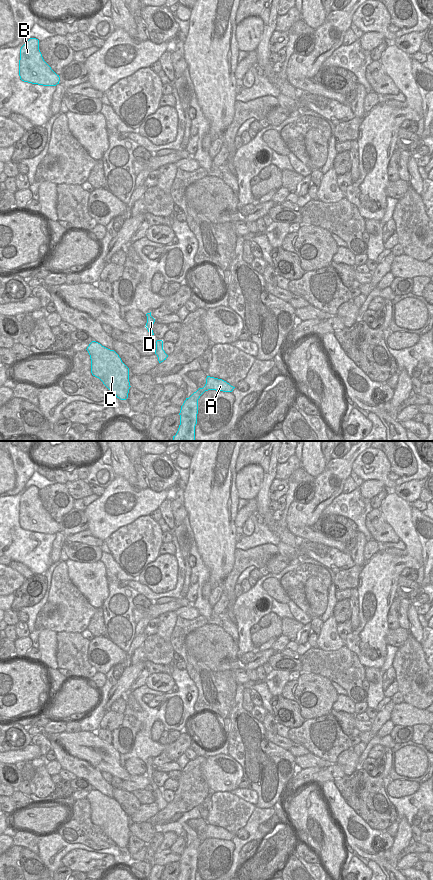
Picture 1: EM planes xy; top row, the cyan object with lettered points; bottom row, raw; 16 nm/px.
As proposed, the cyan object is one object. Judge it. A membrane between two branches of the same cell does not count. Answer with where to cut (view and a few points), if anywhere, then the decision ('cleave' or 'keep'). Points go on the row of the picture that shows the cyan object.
cut none; keep

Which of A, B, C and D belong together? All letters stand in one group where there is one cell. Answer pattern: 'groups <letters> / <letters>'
groups A B C D

